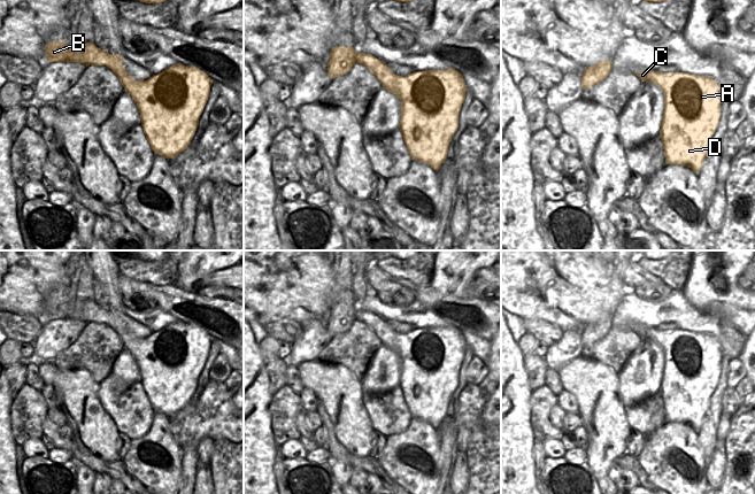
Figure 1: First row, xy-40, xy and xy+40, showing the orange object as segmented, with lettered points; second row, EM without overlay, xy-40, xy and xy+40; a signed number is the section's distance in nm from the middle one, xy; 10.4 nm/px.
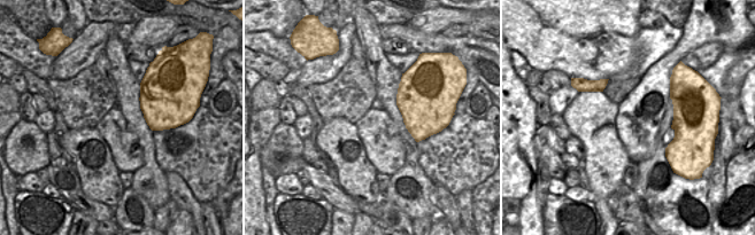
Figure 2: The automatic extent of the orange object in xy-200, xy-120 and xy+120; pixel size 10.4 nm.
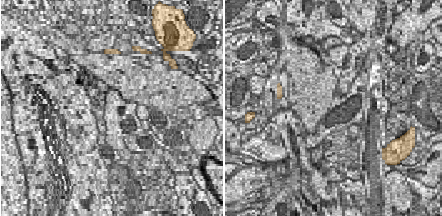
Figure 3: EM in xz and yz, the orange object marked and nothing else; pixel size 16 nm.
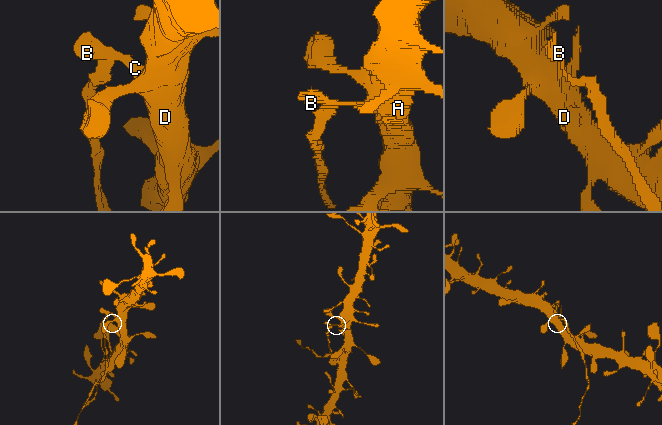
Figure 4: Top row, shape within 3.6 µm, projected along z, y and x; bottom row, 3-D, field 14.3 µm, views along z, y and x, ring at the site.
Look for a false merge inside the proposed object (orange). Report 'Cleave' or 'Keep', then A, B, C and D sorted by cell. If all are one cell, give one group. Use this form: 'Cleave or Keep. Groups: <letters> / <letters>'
Cleave. Groups: A C D / B

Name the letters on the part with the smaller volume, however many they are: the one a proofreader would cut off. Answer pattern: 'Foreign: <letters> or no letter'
Foreign: B

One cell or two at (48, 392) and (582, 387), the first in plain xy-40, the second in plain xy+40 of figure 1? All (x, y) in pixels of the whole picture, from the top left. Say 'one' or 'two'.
two

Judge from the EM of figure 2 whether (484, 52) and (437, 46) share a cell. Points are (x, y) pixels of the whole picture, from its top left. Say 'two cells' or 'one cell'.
one cell

